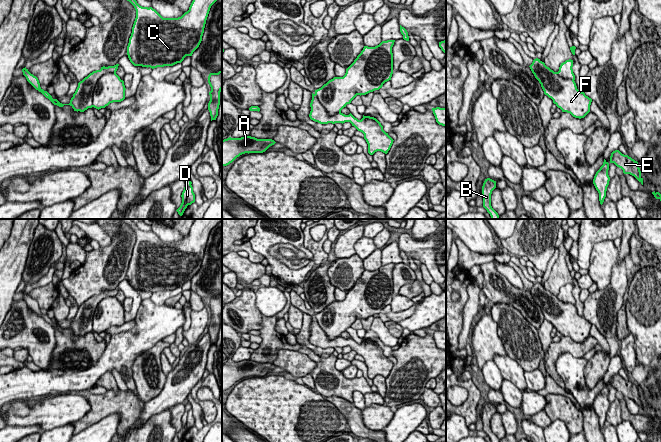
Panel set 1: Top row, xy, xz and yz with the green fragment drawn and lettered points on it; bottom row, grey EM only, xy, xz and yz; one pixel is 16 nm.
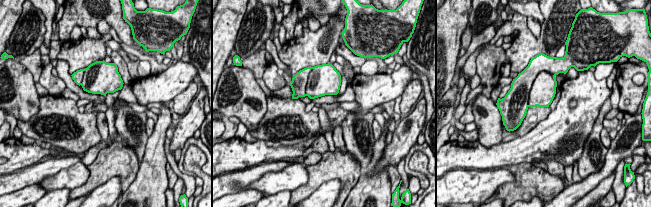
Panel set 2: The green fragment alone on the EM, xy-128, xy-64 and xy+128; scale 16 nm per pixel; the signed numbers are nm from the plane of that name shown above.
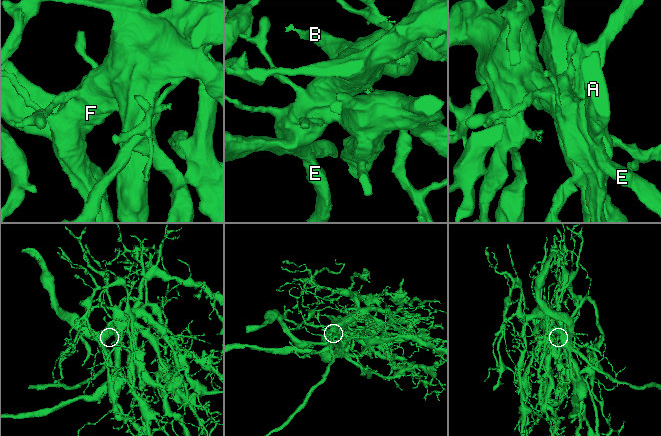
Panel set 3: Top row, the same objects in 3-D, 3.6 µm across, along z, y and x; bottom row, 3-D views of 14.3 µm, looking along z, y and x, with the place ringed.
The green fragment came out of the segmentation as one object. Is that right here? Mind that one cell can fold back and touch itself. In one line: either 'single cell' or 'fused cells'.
fused cells

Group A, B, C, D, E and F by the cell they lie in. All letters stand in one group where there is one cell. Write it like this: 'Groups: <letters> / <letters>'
Groups: A B D E F / C

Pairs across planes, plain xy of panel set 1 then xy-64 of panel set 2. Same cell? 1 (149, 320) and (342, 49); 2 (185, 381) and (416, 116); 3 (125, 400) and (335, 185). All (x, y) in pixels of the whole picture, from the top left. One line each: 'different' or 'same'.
1: different
2: same
3: different

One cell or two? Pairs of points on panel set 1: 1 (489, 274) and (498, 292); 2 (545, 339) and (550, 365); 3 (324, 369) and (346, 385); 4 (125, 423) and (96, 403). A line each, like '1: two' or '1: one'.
1: one
2: two
3: one
4: one

